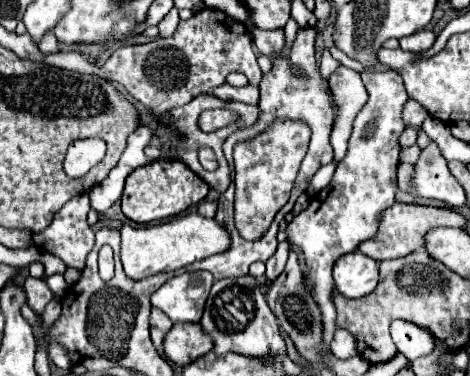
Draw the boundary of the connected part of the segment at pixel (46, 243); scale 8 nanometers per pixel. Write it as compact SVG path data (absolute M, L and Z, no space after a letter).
M76 196L72 198L70 202L66 202L58 214L54 216L52 224L42 230L42 232L36 232L32 234L32 238L35 245L39 247L42 252L48 252L48 254L54 254L58 256L64 264L68 264L70 268L84 268L84 262L86 262L86 256L88 252L92 250L94 246L94 230L88 226L86 222L86 214L90 210L90 200L88 196Z

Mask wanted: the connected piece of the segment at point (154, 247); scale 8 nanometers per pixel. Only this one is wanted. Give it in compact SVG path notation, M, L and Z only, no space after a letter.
M192 212L188 216L176 218L170 222L154 224L154 226L124 224L120 234L122 234L120 260L122 260L126 276L132 280L142 280L146 276L154 276L160 272L174 272L196 260L204 260L208 256L220 254L230 244L228 232L220 228L216 220L202 218L198 212Z

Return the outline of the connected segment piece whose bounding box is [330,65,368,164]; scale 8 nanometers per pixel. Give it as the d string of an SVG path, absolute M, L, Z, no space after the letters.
M340 65L330 76L330 90L334 94L338 106L338 118L332 128L332 148L334 148L334 162L342 162L348 152L348 138L352 130L352 122L358 110L366 104L368 94L362 84L362 78L356 70Z

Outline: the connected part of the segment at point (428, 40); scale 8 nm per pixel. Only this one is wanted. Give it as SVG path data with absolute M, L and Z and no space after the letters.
M420 30L420 32L412 34L412 36L400 38L400 48L408 50L408 52L424 52L424 50L428 50L434 44L434 40L436 40L434 32Z

